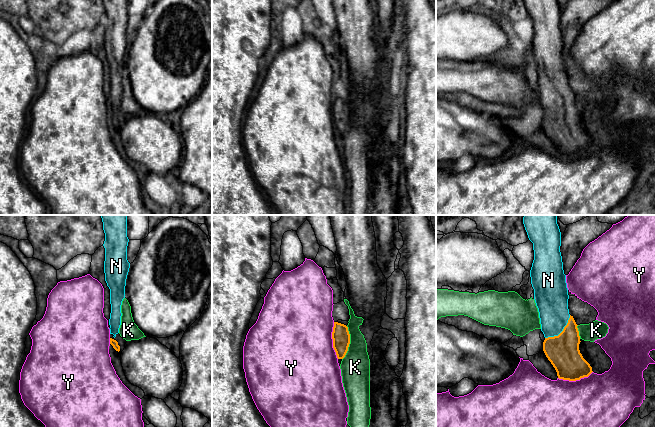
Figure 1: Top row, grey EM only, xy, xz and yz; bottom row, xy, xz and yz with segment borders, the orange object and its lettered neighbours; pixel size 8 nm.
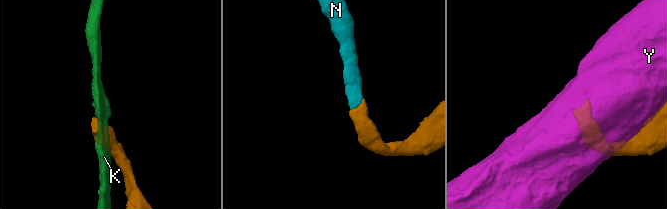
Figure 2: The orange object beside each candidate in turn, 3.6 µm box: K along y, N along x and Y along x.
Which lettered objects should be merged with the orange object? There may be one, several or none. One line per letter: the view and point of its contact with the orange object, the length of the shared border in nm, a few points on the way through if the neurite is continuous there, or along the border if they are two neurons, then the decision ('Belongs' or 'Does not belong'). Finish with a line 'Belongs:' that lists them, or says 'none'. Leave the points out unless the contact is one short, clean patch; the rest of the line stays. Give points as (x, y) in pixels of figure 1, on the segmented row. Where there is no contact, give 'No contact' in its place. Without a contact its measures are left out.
K: Touches orange at xz (349, 343). Shared border 280 nm. Boundary: xz (347, 326), (349, 346), (342, 359). Does not belong
N: Touches orange at yz (562, 331). Shared border 280 nm. Path across: yz (562, 351), (562, 331), (554, 318), (552, 302). Belongs
Y: Touches orange at xz (333, 340). Shared border 300 nm. Does not belong
Belongs: N

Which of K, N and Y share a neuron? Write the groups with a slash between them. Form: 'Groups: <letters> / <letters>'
Groups: K / N / Y

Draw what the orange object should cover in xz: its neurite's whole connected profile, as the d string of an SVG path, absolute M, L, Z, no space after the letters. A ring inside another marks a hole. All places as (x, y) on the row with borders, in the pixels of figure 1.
M334 322L333 332L333 348L338 359L343 359L348 351L350 344L350 334L348 327L344 324Z

